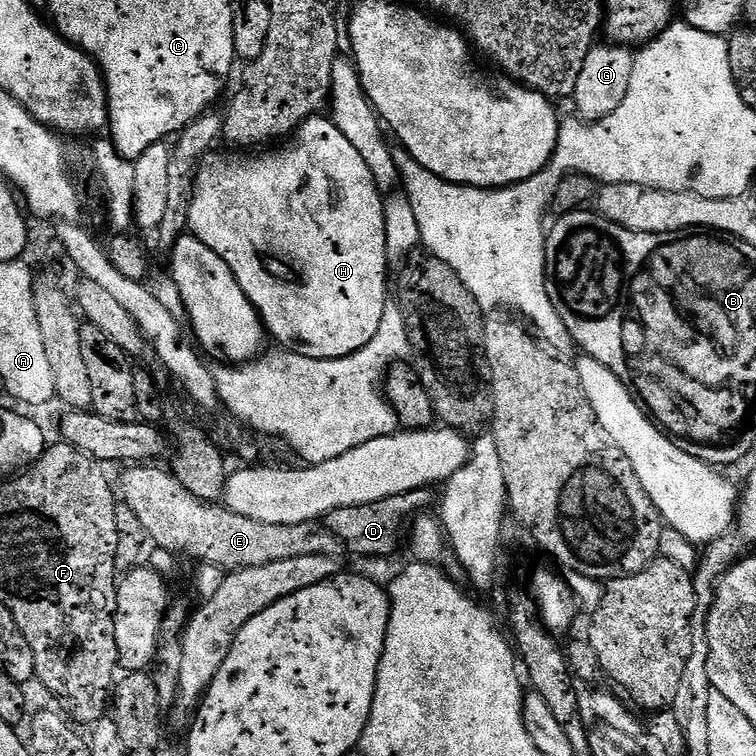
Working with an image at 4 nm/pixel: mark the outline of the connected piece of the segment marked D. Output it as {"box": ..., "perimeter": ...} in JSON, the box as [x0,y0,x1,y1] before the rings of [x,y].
{"box":[322,488,433,556],"perimeter":[[[419,488],[413,492],[407,492],[401,496],[391,496],[390,498],[382,498],[378,502],[370,502],[362,506],[342,506],[338,510],[330,510],[330,514],[323,517],[322,523],[324,527],[330,530],[330,534],[334,534],[334,538],[338,538],[341,545],[345,549],[348,548],[356,556],[388,556],[400,544],[400,535],[405,535],[406,525],[417,514],[423,513],[432,504],[433,493],[426,488]]]}

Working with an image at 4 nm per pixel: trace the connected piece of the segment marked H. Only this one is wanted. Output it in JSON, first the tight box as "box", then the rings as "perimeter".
{"box":[188,115,390,360],"perimeter":[[[327,115],[311,116],[302,122],[299,128],[292,133],[290,139],[283,146],[273,147],[271,150],[260,150],[257,156],[243,156],[243,151],[228,150],[220,152],[213,150],[204,157],[204,163],[196,171],[196,185],[194,198],[190,204],[190,222],[188,223],[191,235],[198,237],[234,274],[238,286],[250,298],[256,308],[269,337],[277,340],[277,345],[285,349],[294,350],[299,356],[314,358],[315,360],[333,360],[354,354],[362,350],[374,338],[378,326],[382,326],[382,310],[390,303],[388,296],[388,267],[390,261],[386,250],[386,222],[384,221],[384,196],[374,182],[374,174],[370,174],[370,166],[362,159],[362,154],[354,150],[354,145],[338,130],[338,126]]]}

